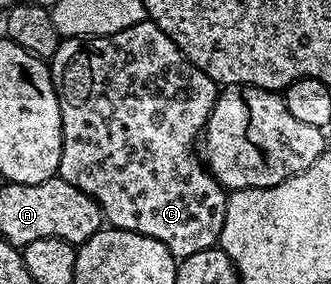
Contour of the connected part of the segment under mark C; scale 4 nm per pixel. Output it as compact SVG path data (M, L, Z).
M149 21L133 23L128 29L117 31L111 35L63 38L58 44L54 58L49 60L48 66L50 75L54 79L54 92L62 114L62 148L60 149L57 178L68 181L68 185L76 185L76 189L80 189L88 197L92 197L99 209L102 210L103 220L109 226L118 227L122 231L140 233L144 237L152 237L156 241L160 241L174 254L175 260L181 261L192 257L192 253L200 253L209 247L218 247L218 238L224 229L228 192L206 170L203 160L196 154L196 144L203 134L214 103L218 100L219 84L215 83L213 79L209 79L197 65L190 62L185 53L172 42L169 35L163 33L155 23Z

